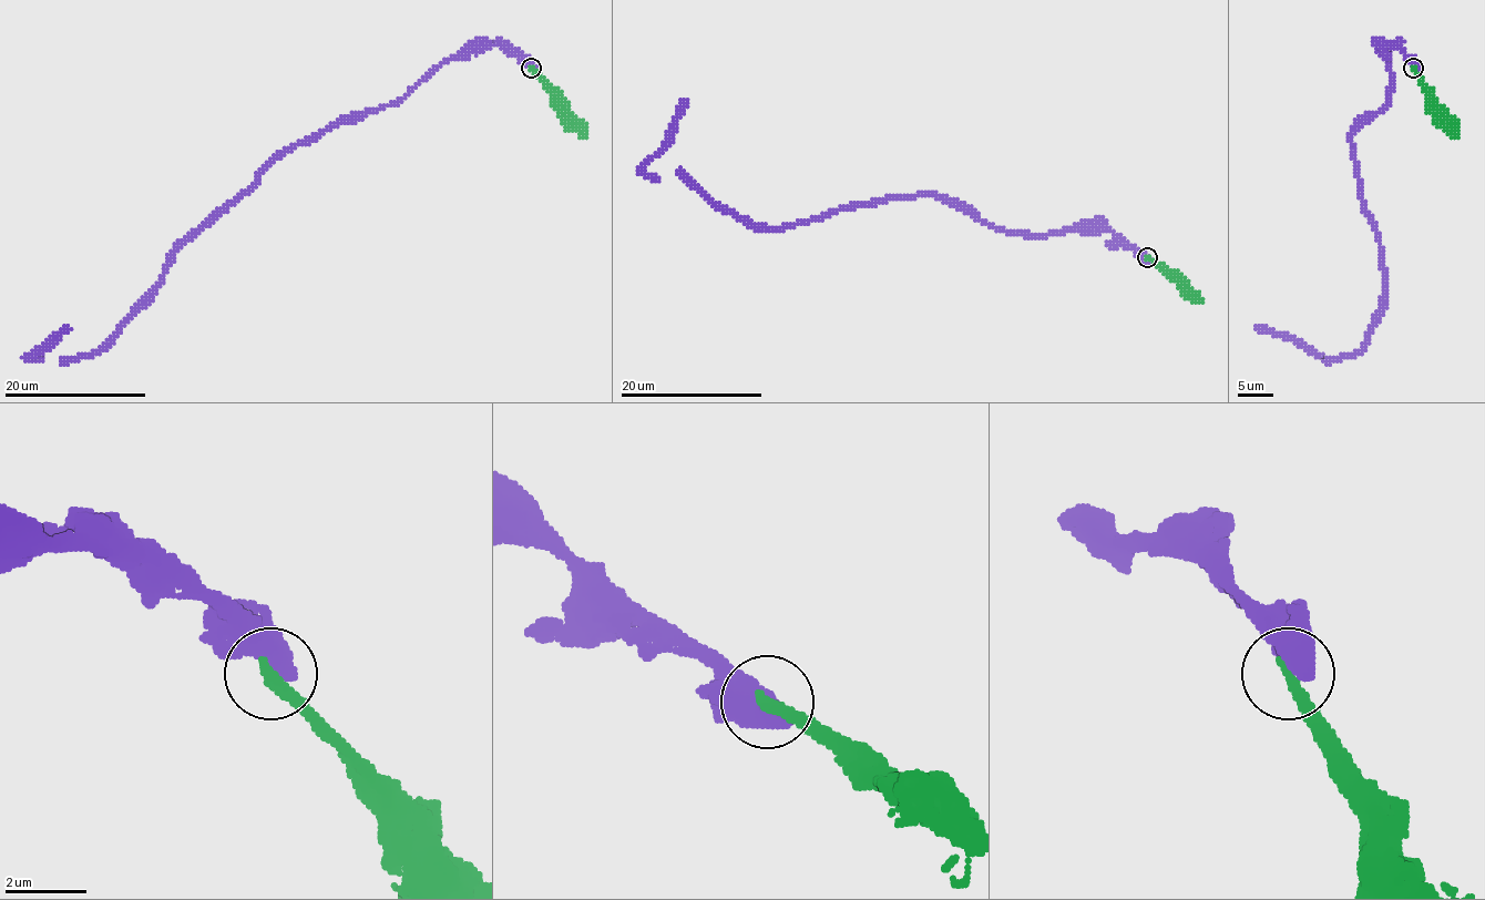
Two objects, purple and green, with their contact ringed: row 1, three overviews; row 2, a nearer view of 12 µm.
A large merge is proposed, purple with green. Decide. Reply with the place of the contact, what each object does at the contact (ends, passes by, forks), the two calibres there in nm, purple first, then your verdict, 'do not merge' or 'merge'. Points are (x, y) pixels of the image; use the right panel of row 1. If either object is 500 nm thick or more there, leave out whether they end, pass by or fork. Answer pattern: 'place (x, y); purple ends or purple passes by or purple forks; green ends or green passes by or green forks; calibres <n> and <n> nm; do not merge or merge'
place (1413, 68); calibres 650 and 320 nm; do not merge

